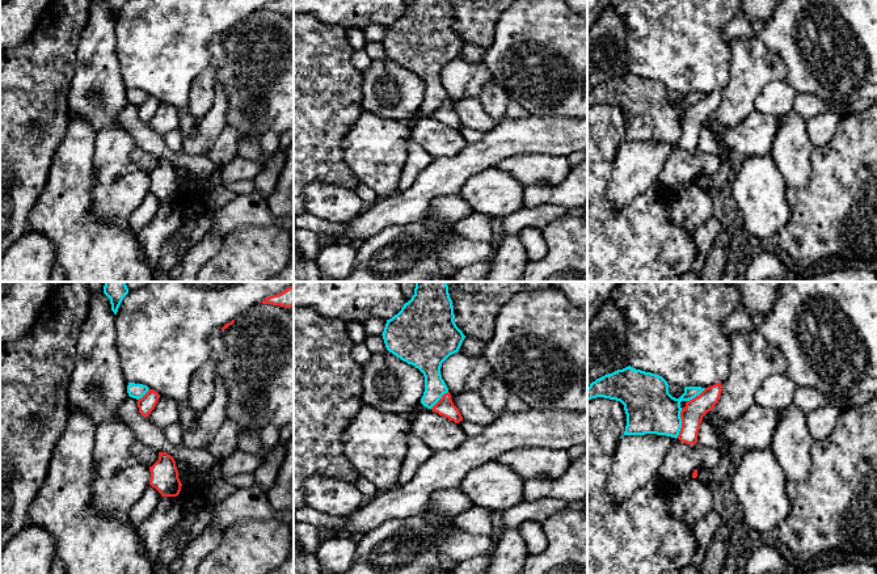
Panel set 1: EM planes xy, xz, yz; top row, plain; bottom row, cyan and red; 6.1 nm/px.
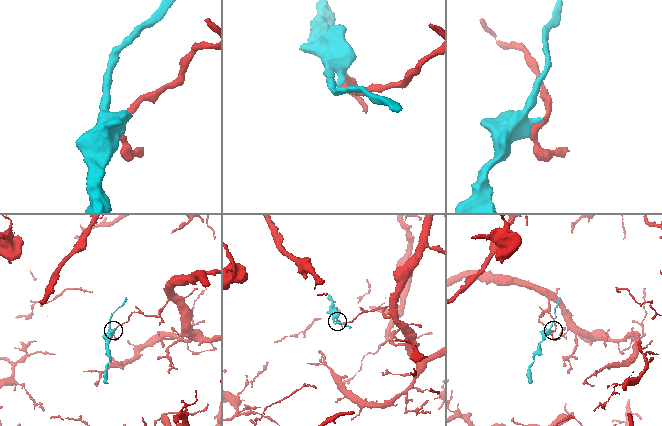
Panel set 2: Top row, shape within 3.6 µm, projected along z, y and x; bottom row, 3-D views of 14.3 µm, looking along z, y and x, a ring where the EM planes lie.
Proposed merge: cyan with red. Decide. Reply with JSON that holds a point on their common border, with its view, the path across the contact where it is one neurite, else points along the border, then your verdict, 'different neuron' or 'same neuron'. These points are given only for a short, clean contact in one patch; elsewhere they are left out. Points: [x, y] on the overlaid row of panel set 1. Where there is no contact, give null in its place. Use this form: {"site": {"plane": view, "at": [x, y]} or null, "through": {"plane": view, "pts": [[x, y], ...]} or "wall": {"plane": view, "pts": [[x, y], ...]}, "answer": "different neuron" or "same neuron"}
{"site": {"plane": "yz", "at": [681, 423]}, "wall": {"plane": "yz", "pts": [[682, 409], [681, 430], [677, 437]]}, "answer": "different neuron"}

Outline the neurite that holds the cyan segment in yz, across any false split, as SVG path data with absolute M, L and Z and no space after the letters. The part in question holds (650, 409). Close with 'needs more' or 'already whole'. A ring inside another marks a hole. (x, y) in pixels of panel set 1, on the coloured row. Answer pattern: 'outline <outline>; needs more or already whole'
outline M628 366L593 381L587 400L604 397L620 401L627 414L624 435L657 434L676 439L682 429L680 402L695 398L704 389L686 387L684 393L675 398L662 376Z; already whole

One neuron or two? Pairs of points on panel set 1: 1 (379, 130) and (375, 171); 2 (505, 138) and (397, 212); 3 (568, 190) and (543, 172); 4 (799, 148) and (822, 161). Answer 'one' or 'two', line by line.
1: one
2: one
3: two
4: two

